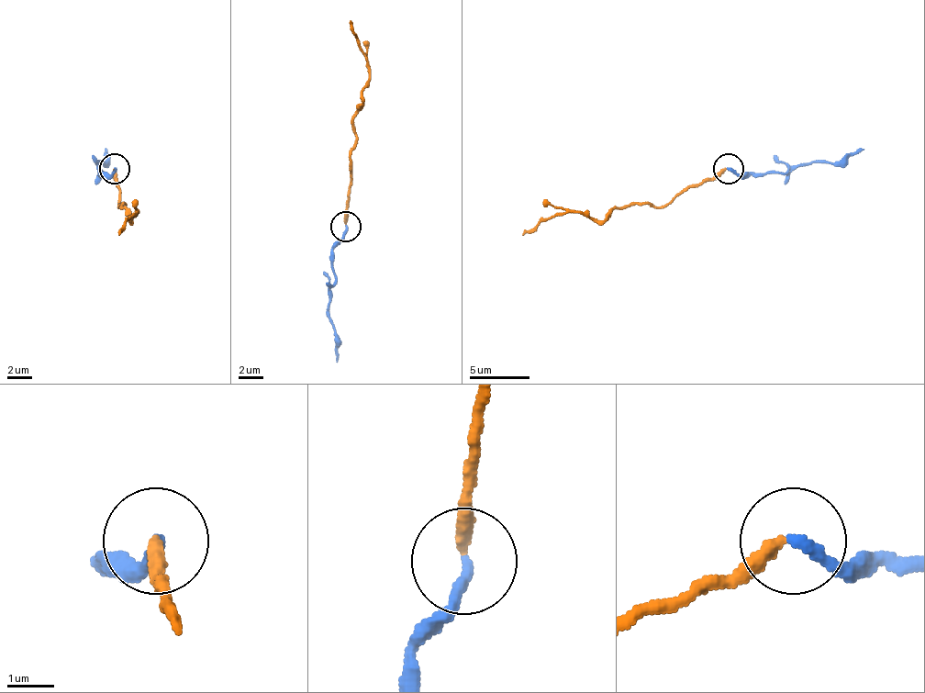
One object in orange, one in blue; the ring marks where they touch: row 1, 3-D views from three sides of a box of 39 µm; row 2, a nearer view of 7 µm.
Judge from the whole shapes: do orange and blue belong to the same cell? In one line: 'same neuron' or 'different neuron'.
same neuron

